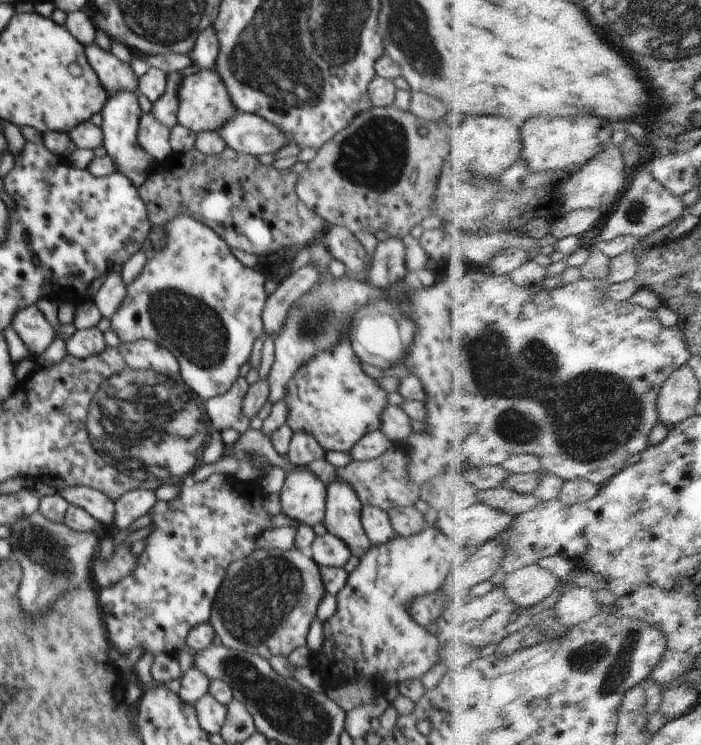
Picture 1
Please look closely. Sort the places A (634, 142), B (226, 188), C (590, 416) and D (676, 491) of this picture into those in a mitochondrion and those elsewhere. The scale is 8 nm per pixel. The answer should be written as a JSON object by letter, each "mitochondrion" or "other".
{"A":"other","B":"other","C":"mitochondrion","D":"other"}

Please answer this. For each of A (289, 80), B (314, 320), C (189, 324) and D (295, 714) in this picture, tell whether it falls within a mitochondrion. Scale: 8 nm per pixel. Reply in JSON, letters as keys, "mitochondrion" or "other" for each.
{"A":"mitochondrion","B":"mitochondrion","C":"mitochondrion","D":"mitochondrion"}

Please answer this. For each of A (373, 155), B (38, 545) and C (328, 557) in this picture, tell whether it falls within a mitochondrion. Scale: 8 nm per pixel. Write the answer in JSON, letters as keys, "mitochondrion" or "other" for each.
{"A":"mitochondrion","B":"mitochondrion","C":"other"}

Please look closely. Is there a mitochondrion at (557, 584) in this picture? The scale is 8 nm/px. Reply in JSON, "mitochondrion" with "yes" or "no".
{"mitochondrion":"no"}

